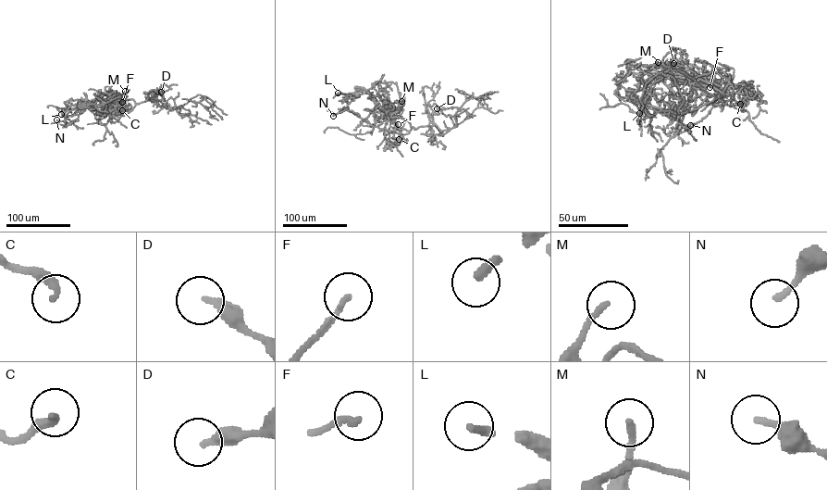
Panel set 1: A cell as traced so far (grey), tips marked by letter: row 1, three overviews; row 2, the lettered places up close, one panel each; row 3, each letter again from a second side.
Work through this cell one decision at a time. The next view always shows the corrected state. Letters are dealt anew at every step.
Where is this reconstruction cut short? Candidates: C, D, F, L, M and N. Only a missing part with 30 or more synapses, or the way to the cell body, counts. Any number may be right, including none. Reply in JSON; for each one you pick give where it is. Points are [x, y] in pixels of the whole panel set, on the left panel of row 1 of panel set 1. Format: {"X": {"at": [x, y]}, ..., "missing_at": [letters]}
{"C": {"at": [122, 110]}, "F": {"at": [122, 102]}, "L": {"at": [61, 114]}, "missing_at": ["C", "F", "L"]}

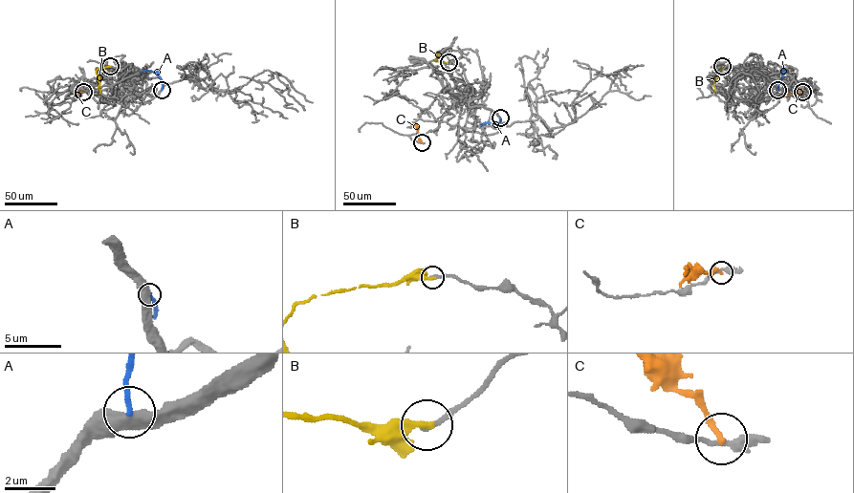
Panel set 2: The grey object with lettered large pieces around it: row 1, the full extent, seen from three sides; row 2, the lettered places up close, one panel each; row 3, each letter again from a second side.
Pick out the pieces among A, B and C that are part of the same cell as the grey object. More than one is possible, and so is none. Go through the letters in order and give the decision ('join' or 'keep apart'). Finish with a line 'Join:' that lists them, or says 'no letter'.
A: keep apart
B: keep apart
C: keep apart
Join: no letter

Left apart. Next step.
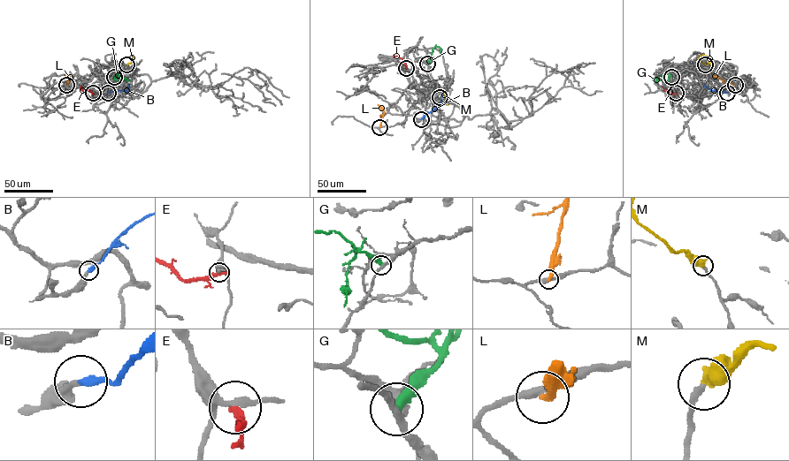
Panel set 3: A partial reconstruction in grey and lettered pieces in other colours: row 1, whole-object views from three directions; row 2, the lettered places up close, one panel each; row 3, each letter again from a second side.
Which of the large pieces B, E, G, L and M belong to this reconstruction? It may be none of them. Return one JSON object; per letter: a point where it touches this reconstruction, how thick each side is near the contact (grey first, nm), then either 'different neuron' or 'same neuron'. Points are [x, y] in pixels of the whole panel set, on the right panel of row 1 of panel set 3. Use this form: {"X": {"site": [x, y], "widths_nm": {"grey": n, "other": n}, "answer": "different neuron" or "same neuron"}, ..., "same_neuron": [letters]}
{"B": {"site": [727, 93], "widths_nm": {"grey": 220, "other": 320}, "answer": "same neuron"}, "E": {"site": [676, 93], "widths_nm": {"grey": 280, "other": 340}, "answer": "different neuron"}, "G": {"site": [671, 77], "widths_nm": {"grey": 200, "other": 340}, "answer": "different neuron"}, "L": {"site": [735, 85], "widths_nm": {"grey": 300, "other": 260}, "answer": "different neuron"}, "M": {"site": [705, 64], "widths_nm": {"grey": 200, "other": 550}, "answer": "same neuron"}, "same_neuron": ["B", "M"]}

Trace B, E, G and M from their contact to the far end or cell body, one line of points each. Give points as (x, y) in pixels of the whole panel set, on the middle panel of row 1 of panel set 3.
B: (421, 119), (440, 104), (441, 95)
E: (406, 68), (403, 60), (394, 55)
G: (427, 64), (435, 46), (440, 49), (440, 52)
M: (440, 97), (445, 91), (448, 104)

